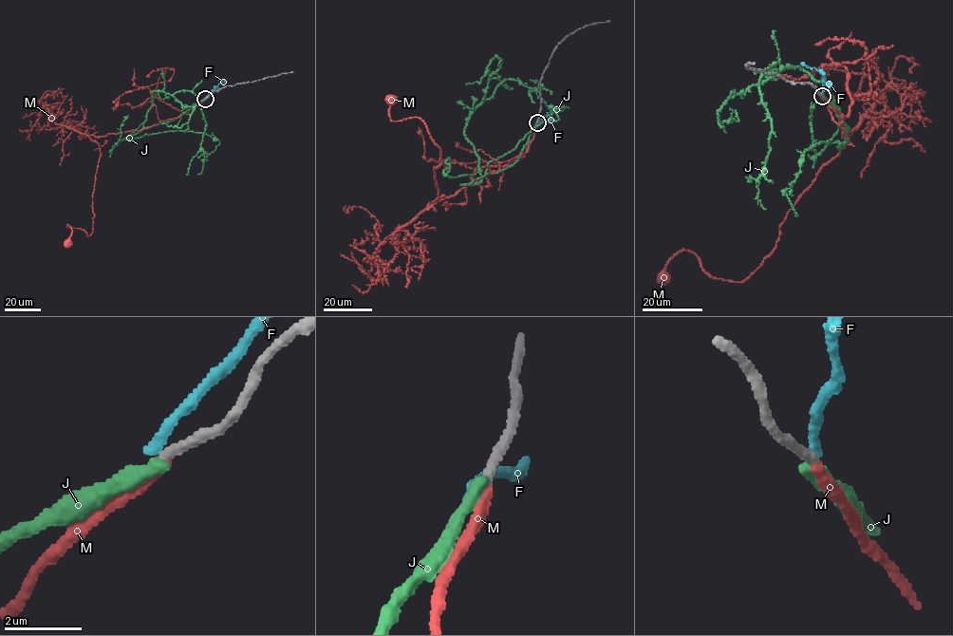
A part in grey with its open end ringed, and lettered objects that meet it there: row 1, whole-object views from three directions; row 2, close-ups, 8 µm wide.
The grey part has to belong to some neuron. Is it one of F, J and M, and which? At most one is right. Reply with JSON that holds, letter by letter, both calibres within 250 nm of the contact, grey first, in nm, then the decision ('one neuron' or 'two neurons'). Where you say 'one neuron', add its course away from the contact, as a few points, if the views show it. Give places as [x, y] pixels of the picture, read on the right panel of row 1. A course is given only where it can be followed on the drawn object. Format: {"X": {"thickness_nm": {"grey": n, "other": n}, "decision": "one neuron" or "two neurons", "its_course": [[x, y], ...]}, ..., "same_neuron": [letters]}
{"F": {"thickness_nm": {"grey": 280, "other": 280}, "decision": "two neurons"}, "J": {"thickness_nm": {"grey": 260, "other": 360}, "decision": "two neurons"}, "M": {"thickness_nm": {"grey": 280, "other": 280}, "decision": "one neuron", "its_course": [[822, 96], [844, 118], [844, 137], [851, 134], [787, 214], [762, 264], [731, 281], [679, 251], [665, 278]]}, "same_neuron": ["M"]}

